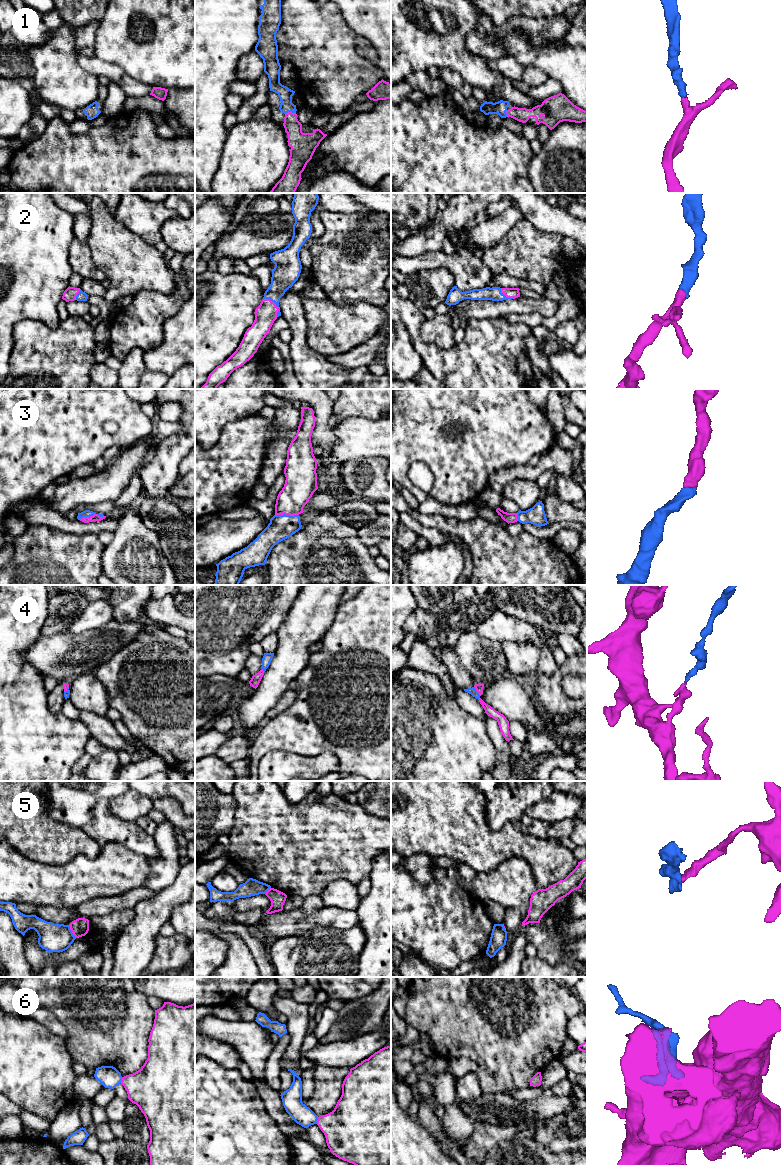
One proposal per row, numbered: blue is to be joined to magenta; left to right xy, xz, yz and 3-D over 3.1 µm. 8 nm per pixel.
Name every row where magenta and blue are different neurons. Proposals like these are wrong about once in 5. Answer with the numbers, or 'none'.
5

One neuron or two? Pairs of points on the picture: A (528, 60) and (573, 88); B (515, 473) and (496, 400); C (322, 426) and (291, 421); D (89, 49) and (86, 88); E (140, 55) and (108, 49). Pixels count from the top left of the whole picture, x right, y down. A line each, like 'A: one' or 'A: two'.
A: one
B: two
C: two
D: two
E: one

